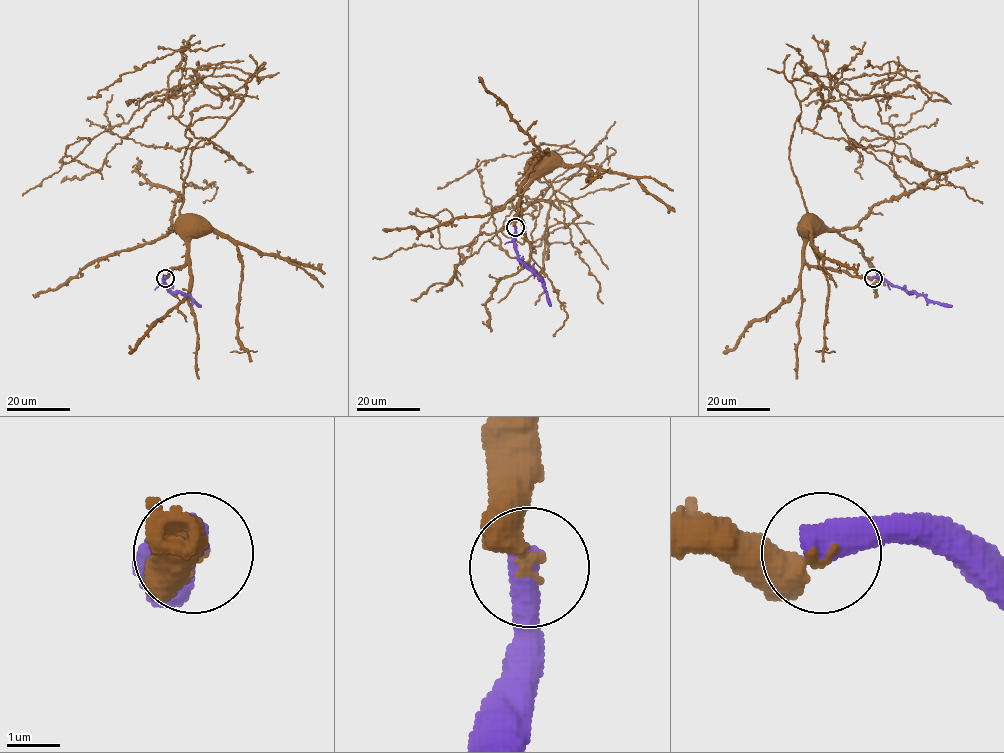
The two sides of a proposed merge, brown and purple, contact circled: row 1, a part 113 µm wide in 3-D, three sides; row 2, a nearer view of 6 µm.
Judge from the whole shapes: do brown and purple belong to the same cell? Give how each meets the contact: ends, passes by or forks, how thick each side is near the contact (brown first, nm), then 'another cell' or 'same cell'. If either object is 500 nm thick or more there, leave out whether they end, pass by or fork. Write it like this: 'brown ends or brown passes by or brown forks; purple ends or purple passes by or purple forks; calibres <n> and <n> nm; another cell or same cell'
calibres 360 and 600 nm; same cell

